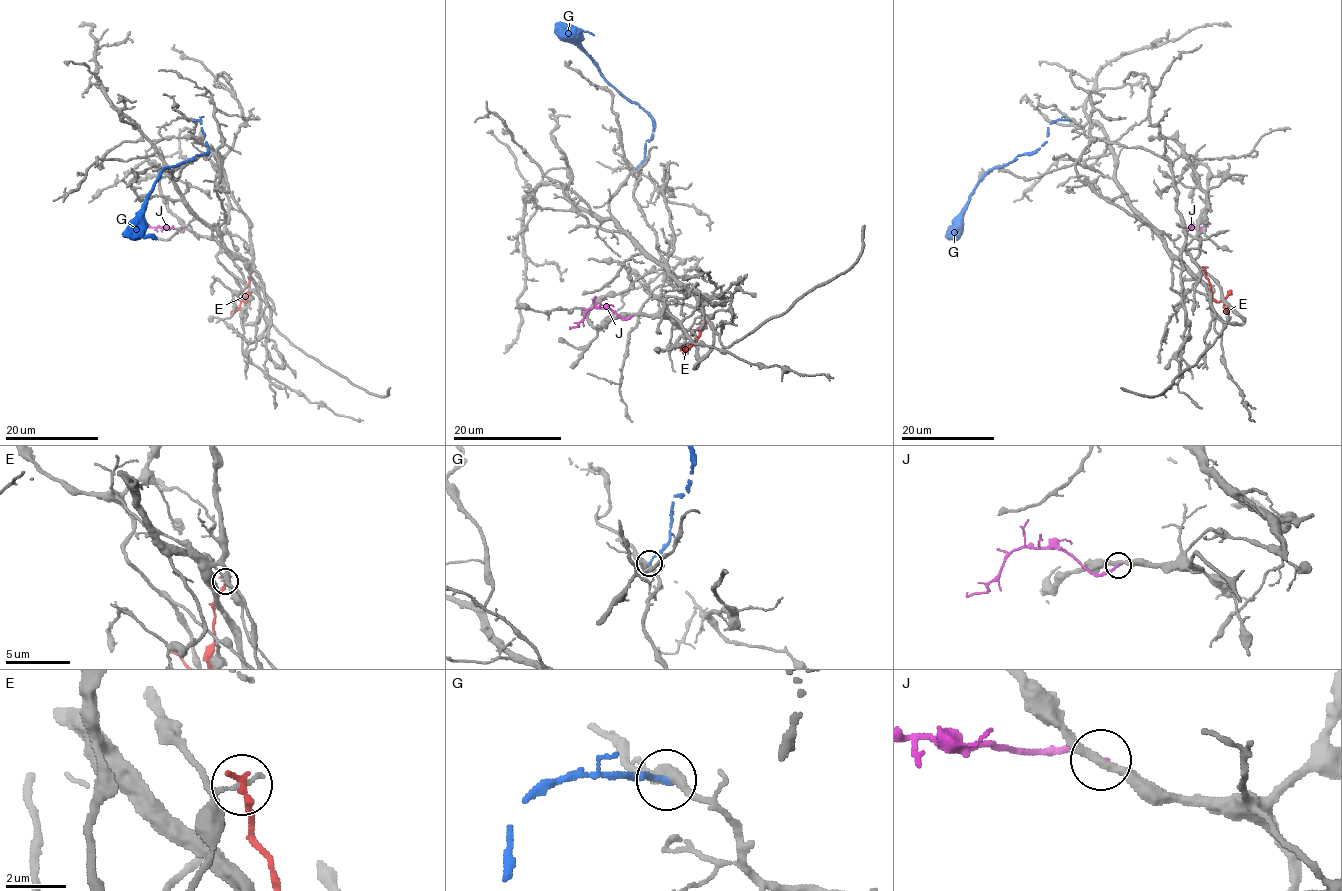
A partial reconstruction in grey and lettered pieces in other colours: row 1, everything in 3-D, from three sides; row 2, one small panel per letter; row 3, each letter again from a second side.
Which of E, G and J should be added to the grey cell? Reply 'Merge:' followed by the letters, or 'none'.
Merge: none

